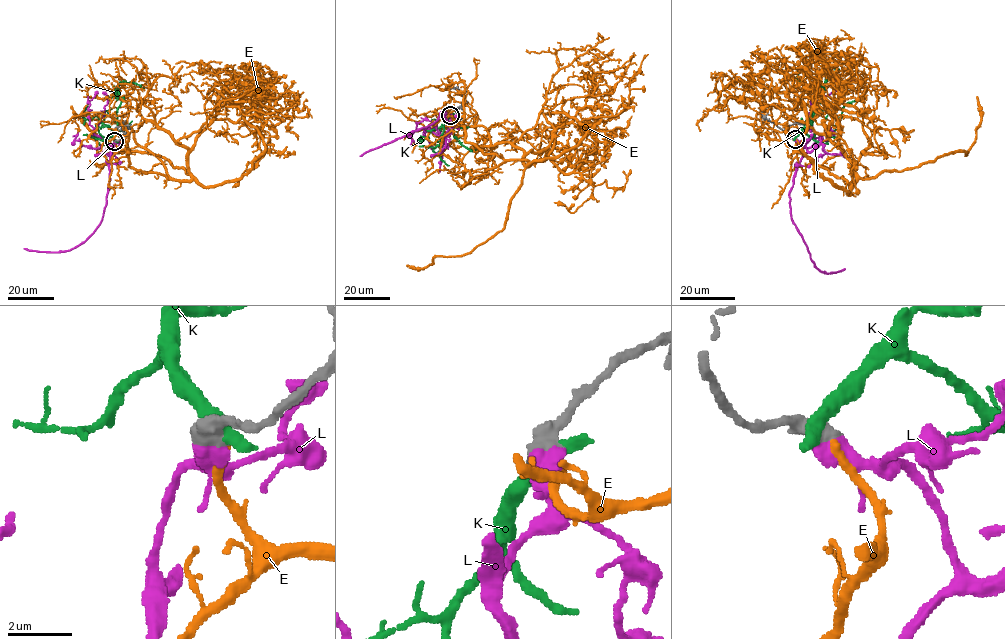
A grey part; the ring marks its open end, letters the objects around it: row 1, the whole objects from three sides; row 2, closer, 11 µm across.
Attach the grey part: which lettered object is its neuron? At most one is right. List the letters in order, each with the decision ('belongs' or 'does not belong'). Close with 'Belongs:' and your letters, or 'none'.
E: does not belong
K: does not belong
L: belongs
Belongs: L

